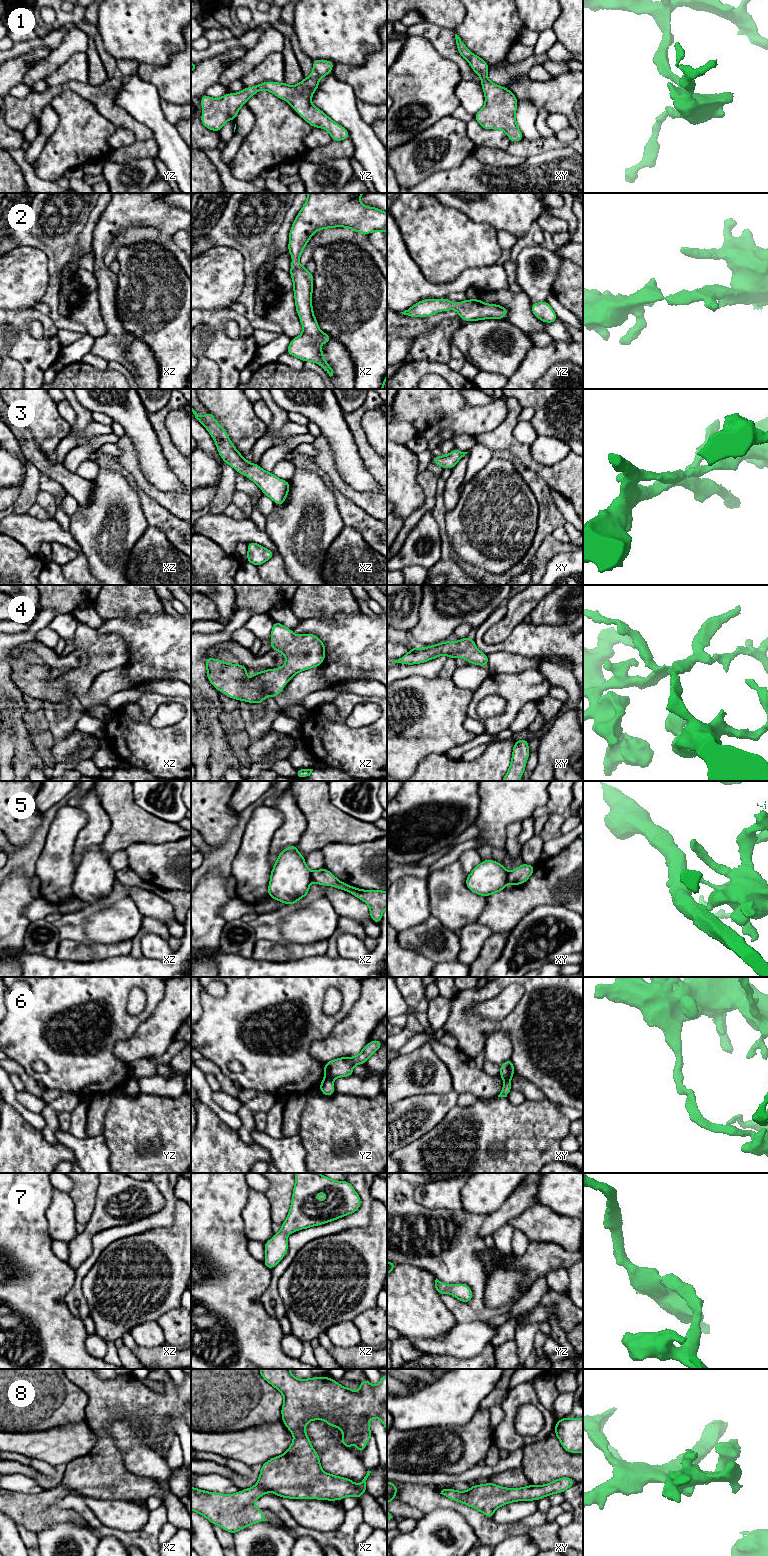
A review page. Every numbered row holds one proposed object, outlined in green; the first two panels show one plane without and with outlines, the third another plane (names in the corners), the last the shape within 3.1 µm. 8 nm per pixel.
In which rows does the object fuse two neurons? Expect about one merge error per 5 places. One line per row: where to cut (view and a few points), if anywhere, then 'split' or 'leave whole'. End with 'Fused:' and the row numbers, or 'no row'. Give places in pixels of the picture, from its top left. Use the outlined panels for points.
1: no cut | leave whole
2: no cut | leave whole
3: no cut | leave whole
4: no cut | leave whole
5: xy (507, 872), (508, 882) | split
6: yz (325, 1077), (329, 1077), (332, 1080) | split
7: no cut | leave whole
8: no cut | leave whole
Fused: 5, 6

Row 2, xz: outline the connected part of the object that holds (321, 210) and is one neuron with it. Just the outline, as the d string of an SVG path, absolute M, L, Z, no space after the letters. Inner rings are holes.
M308 193L306 202L294 220L290 233L288 250L293 259L290 275L297 314L303 327L300 336L291 340L286 353L306 361L319 364L329 376L333 369L323 357L321 343L332 341L323 333L312 308L313 274L302 266L298 258L311 236L318 230L334 227L350 228L361 234L375 231L387 233L387 213L366 207L359 197L365 193Z

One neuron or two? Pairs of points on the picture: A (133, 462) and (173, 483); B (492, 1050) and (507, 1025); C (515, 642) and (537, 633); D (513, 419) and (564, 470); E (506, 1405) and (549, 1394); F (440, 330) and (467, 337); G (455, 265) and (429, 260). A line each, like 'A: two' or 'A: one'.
A: two
B: two
C: one
D: one
E: two
F: two
G: one

